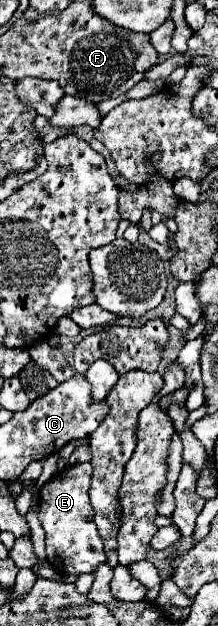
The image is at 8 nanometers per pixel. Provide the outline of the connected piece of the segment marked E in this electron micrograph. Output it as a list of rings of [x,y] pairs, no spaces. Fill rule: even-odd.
[[[77,463],[55,473],[39,491],[39,521],[47,533],[47,561],[63,573],[93,573],[101,563],[107,563],[103,539],[93,521],[89,483],[91,463]]]

